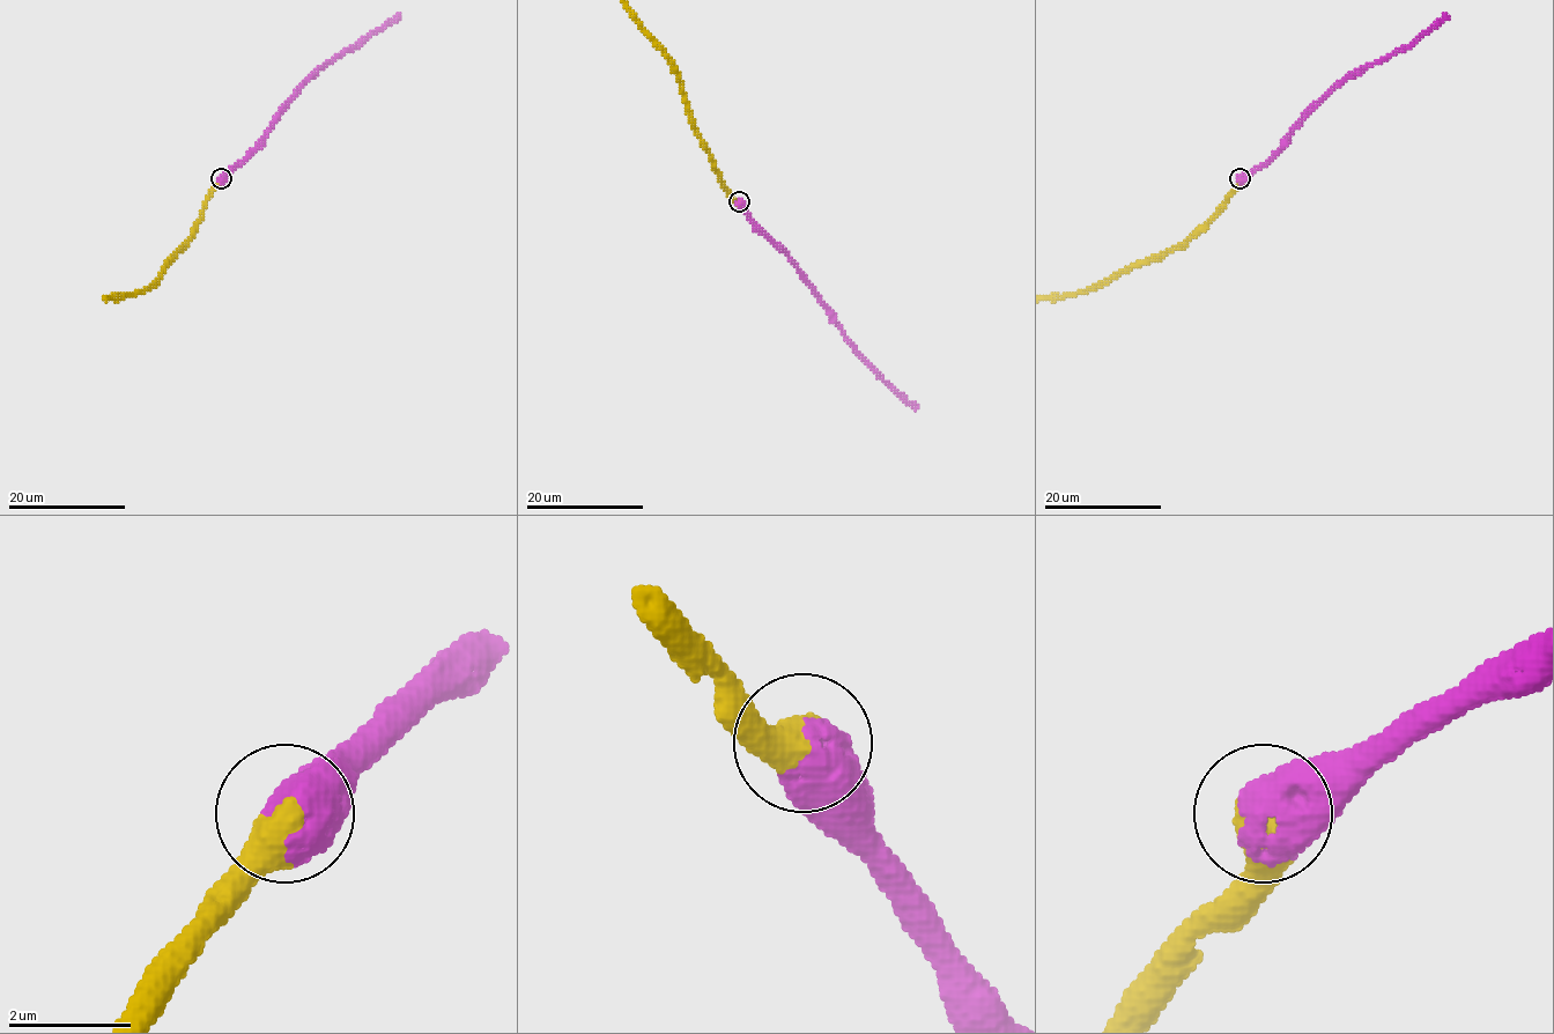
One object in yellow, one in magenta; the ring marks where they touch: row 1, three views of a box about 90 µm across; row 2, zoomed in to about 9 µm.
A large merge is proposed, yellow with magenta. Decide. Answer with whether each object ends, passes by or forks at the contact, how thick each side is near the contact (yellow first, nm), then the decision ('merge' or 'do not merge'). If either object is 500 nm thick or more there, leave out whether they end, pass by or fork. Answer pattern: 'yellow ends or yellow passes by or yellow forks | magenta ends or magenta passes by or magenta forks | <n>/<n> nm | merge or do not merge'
600/800 nm | merge

